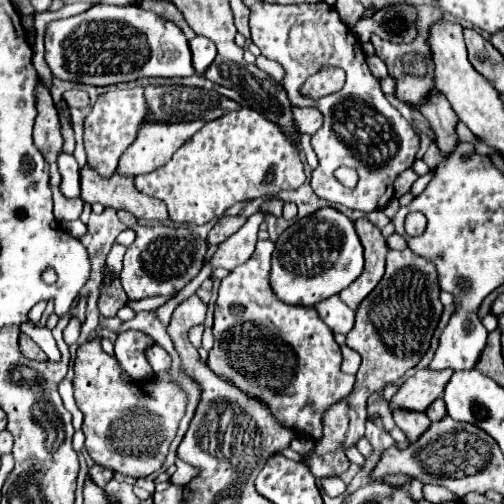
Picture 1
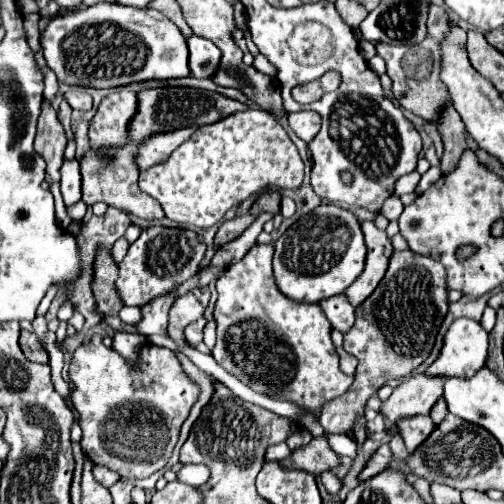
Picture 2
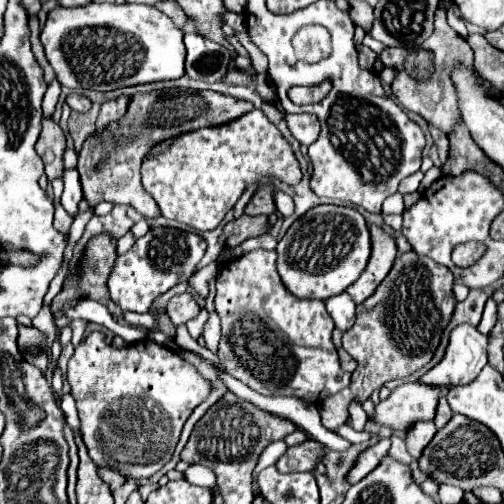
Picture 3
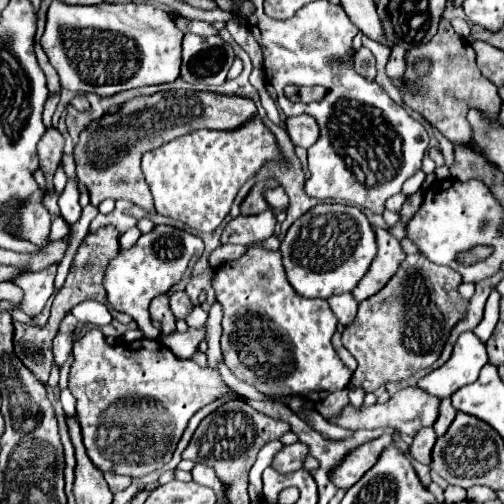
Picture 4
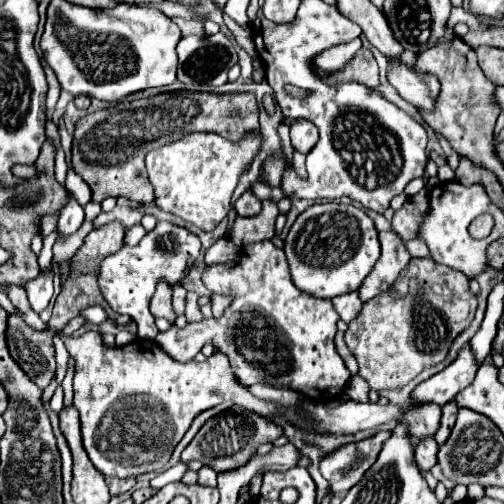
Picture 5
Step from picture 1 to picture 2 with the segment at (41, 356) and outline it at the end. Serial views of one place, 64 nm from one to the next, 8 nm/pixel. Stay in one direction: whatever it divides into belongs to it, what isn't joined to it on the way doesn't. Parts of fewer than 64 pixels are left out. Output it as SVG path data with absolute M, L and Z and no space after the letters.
M22 330L22 334L20 334L20 348L22 348L22 352L24 352L24 356L28 360L40 362L40 364L46 364L48 362L48 354L42 348L42 344L38 342L36 334L30 334L30 332Z

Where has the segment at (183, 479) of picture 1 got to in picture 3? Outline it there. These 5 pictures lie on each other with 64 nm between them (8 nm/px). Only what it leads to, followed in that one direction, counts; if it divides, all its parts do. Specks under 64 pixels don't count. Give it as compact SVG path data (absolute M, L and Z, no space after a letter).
M192 464L192 466L188 466L186 472L184 472L184 478L188 482L196 484L196 486L206 486L206 488L214 488L214 484L216 484L214 472L208 466L204 466L204 464Z

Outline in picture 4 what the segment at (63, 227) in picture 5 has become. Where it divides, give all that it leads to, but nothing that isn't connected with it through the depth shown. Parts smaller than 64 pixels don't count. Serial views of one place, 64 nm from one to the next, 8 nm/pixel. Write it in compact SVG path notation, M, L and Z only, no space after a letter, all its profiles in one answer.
M68 178L68 184L64 188L64 192L60 194L60 214L64 216L66 222L74 224L78 218L80 218L80 204L78 204L78 198L80 198L80 190L78 190L78 182L76 178Z

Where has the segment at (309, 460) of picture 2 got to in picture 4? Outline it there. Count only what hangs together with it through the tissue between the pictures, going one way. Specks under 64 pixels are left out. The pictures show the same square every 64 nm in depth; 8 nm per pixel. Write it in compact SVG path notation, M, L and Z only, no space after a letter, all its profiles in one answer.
M292 444L292 446L284 446L274 462L272 462L272 468L278 470L280 474L286 474L286 472L296 472L300 468L304 468L304 458L308 456L310 448L306 444Z

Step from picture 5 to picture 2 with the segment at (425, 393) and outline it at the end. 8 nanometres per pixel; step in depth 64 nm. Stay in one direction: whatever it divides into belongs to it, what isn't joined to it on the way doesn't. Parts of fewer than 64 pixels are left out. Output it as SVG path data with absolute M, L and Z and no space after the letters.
M456 318L444 334L444 346L434 364L428 366L430 376L474 376L486 362L488 332L480 322Z

